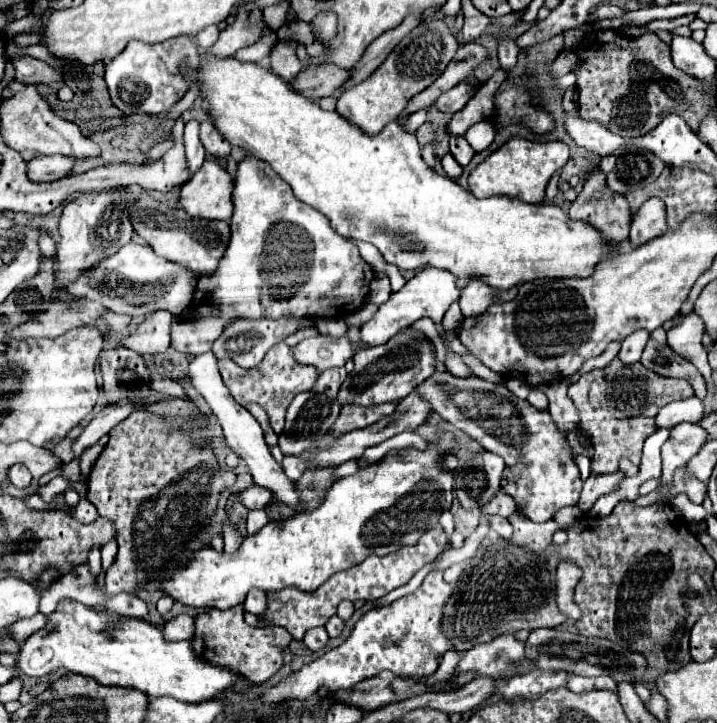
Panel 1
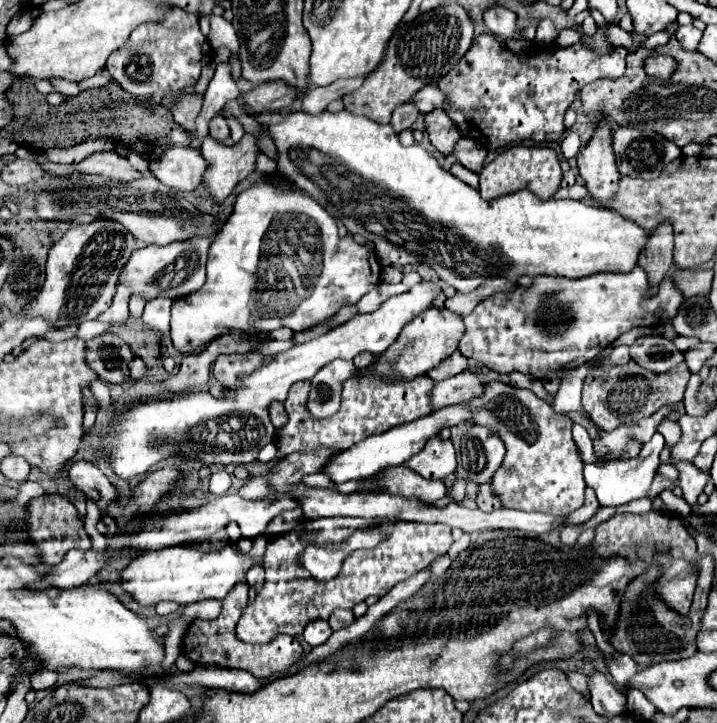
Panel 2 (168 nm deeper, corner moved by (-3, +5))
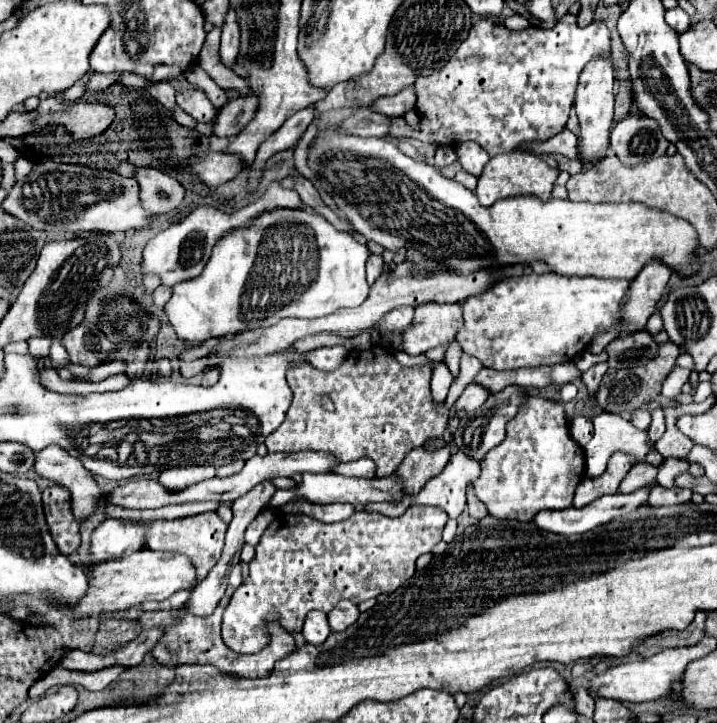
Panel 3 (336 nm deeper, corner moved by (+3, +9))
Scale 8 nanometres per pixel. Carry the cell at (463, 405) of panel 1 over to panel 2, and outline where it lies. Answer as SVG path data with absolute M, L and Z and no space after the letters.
M486 383L484 393L466 403L472 409L472 425L492 429L506 445L502 467L494 473L492 489L504 507L520 511L568 515L584 503L582 459L572 439L572 419L554 413L552 407L532 391L506 383Z

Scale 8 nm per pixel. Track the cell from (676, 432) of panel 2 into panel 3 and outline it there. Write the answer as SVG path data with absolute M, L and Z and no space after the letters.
M636 409L632 415L630 415L630 423L638 429L648 429L650 427L650 413L644 411L644 409Z

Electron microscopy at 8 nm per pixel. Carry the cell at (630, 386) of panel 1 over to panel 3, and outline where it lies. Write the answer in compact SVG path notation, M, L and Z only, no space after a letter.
M668 341L668 343L660 343L658 357L654 357L654 361L650 361L648 365L640 365L636 369L608 369L608 373L602 379L600 391L594 397L596 405L600 405L606 413L632 413L640 409L642 405L646 405L648 401L660 395L662 381L674 369L674 361L678 355L680 355L680 349Z

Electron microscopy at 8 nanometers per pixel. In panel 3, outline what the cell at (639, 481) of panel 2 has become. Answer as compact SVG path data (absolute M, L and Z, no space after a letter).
M656 407L656 409L652 411L652 425L650 425L648 435L650 435L650 439L652 439L652 441L658 441L658 439L664 435L664 431L666 431L664 409L662 409L662 407Z

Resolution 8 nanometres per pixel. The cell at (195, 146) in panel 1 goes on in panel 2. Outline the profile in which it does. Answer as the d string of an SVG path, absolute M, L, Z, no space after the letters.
M226 63L218 65L216 73L214 73L214 77L206 89L206 95L204 95L204 107L196 119L194 137L198 141L204 141L204 137L208 135L210 119L222 111L226 101L238 99L238 95L240 95L240 91L238 91L234 79L230 77L230 67Z

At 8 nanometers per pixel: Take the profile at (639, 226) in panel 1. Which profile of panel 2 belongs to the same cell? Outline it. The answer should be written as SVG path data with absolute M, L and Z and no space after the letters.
M662 221L654 231L648 233L646 247L640 253L638 263L646 269L650 283L652 283L652 293L656 291L656 285L664 279L672 265L672 227L670 221Z

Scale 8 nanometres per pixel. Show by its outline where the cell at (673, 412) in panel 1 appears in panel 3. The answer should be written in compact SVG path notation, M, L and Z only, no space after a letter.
M600 413L592 417L594 423L594 437L584 447L586 451L586 473L590 477L600 477L606 469L608 459L612 453L634 453L638 461L644 461L648 451L654 447L646 441L646 431L636 429L630 421L622 419L620 415Z

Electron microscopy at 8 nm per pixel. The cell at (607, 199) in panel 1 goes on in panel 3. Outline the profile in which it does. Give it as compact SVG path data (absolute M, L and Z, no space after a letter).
M596 57L582 69L574 109L580 119L580 151L588 159L588 165L598 163L606 157L608 151L608 133L612 127L612 113L614 113L614 61L612 57Z

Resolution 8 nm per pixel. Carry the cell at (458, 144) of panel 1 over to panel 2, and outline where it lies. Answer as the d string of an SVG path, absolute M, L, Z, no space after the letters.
M462 137L456 147L454 147L454 155L456 159L470 171L480 171L482 169L482 163L484 163L484 157L486 157L488 149L484 145L480 145L478 141L474 139L468 139L468 137Z

